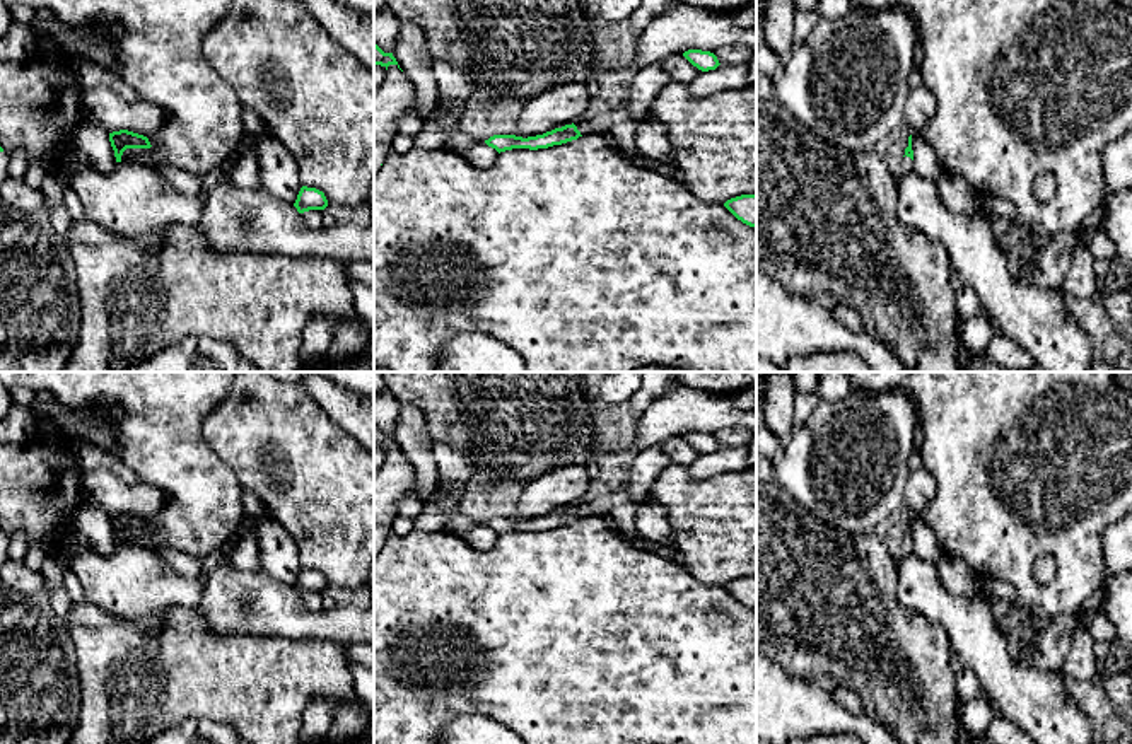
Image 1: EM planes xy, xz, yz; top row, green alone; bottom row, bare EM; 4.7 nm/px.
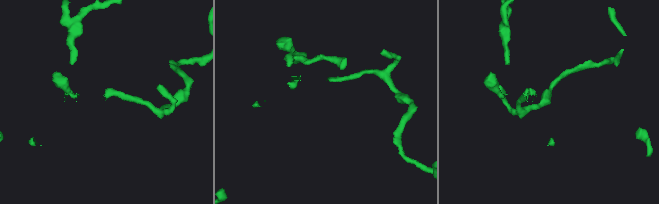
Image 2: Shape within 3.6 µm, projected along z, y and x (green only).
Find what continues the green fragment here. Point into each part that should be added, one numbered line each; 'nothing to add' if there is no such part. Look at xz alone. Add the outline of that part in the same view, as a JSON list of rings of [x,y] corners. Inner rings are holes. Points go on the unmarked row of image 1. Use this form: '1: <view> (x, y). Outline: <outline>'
1: xz (395, 480). Outline: [[[389,447],[382,468],[374,474],[374,556],[393,531],[398,502],[406,497],[418,498],[415,469],[398,447]]]

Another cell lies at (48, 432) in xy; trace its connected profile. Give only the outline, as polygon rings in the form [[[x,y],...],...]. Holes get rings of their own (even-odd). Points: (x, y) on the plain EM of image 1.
[[[44,418],[43,421],[38,423],[36,435],[38,442],[48,445],[65,445],[68,442],[68,437],[51,418]]]

